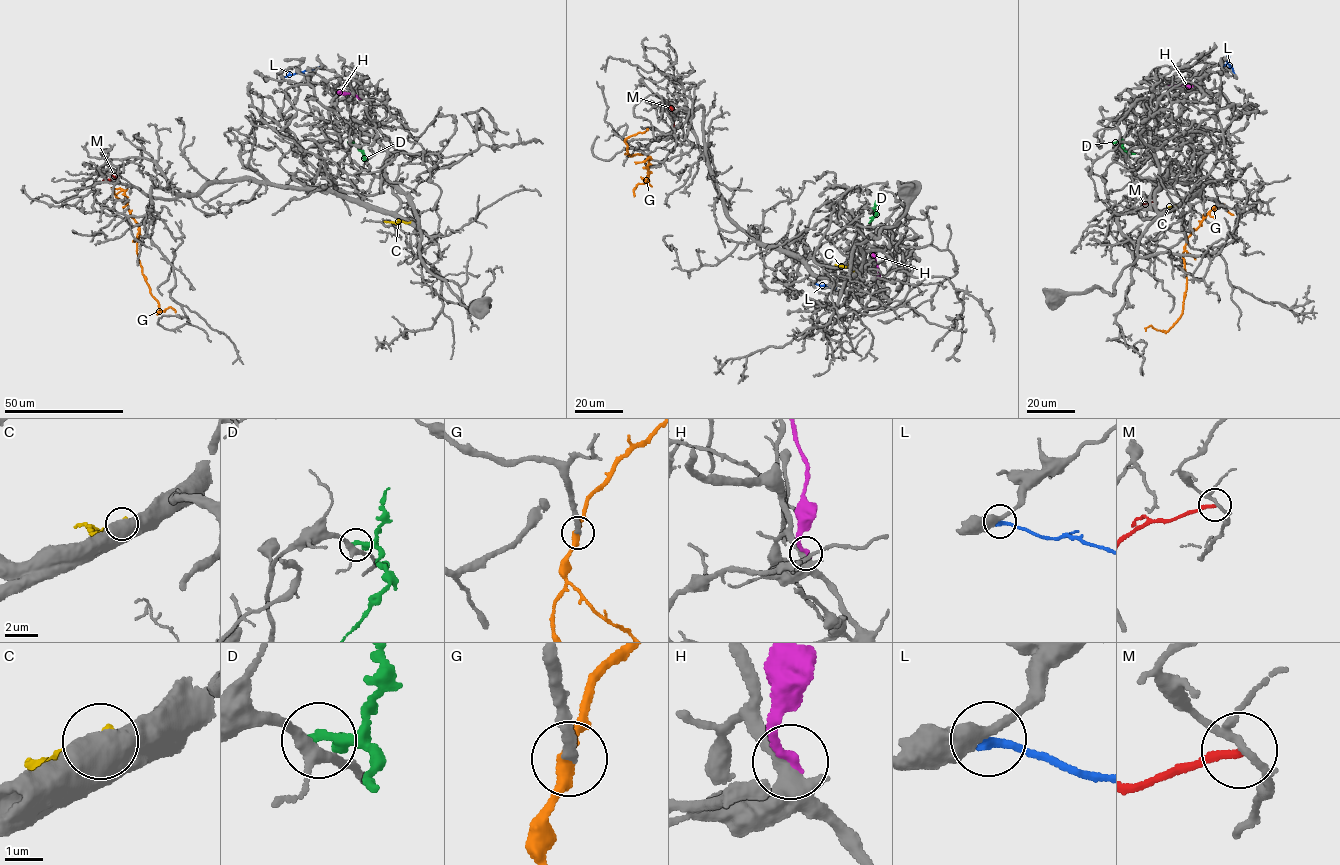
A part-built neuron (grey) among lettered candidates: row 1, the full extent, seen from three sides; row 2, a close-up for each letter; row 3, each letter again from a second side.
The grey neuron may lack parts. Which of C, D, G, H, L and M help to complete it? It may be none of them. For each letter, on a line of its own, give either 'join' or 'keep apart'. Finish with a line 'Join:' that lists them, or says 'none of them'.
C: keep apart
D: keep apart
G: join
H: keep apart
L: keep apart
M: keep apart
Join: G

